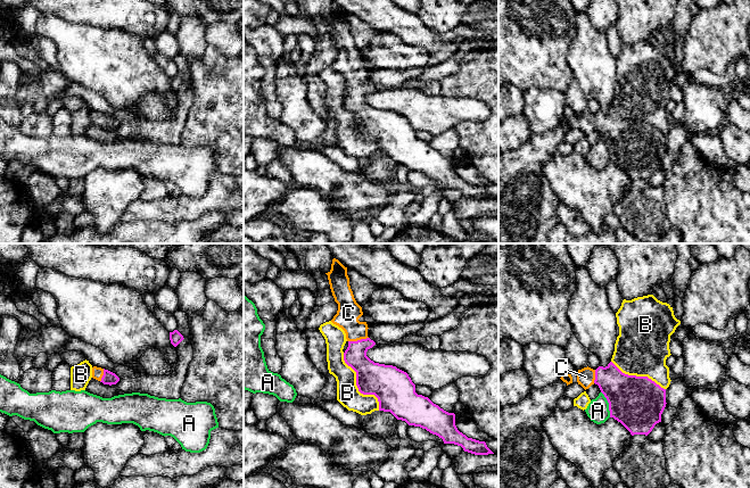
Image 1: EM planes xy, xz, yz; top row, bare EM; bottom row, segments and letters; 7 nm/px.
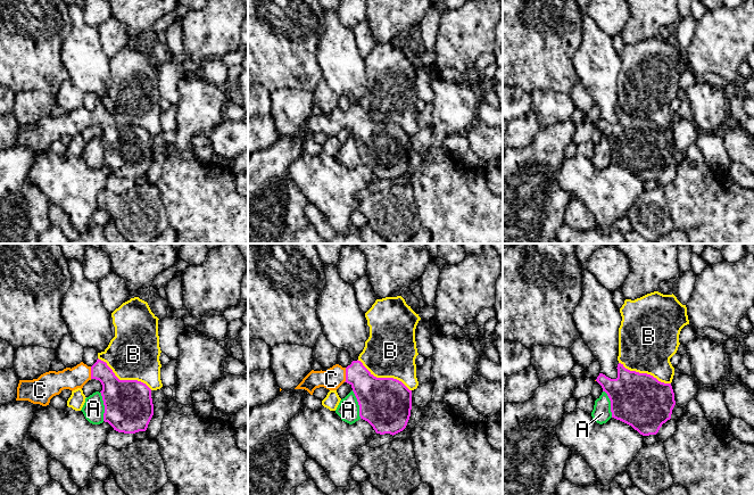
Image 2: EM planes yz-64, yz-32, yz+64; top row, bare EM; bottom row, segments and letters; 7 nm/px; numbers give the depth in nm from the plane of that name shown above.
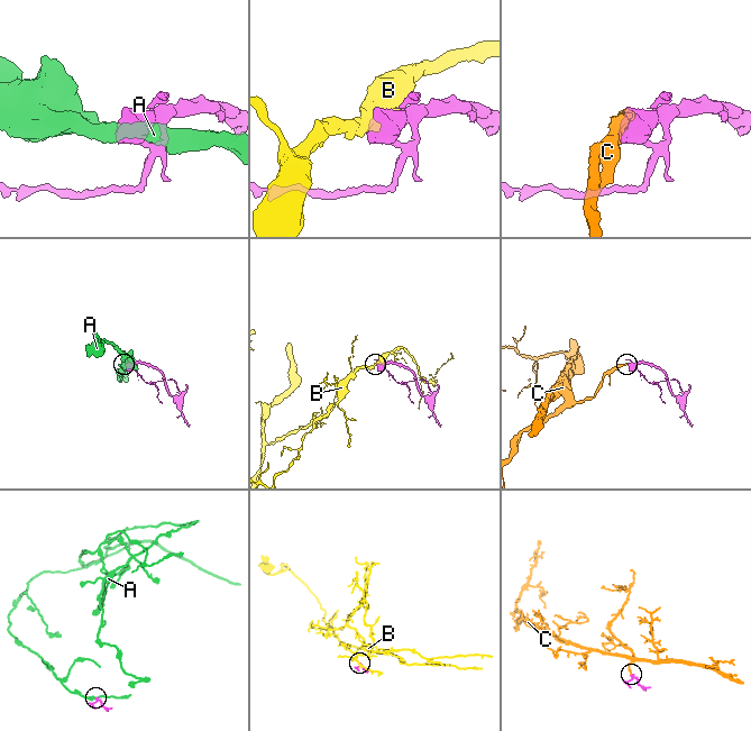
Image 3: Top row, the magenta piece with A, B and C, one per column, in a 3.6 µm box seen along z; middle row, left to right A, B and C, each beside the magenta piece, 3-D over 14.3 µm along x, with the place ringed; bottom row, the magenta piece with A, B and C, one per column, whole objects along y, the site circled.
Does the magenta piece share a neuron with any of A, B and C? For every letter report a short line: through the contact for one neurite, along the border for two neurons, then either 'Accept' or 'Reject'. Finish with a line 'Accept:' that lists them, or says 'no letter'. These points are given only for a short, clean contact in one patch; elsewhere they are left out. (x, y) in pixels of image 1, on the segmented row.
A: Reject
B: Reject
C: Line: xz (369, 373), (357, 360), (357, 340), (348, 313). Accept
Accept: C

